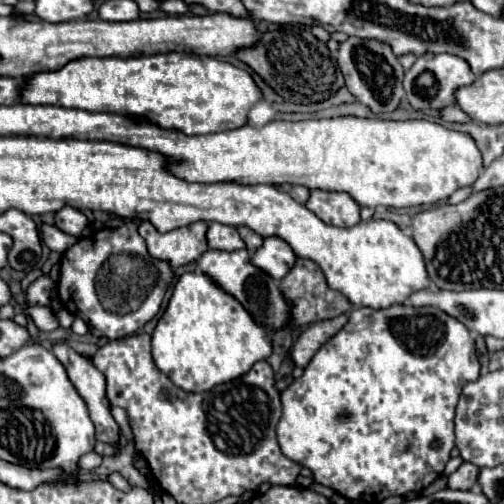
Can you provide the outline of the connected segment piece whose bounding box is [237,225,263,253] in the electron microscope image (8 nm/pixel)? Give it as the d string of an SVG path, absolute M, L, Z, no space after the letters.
M239 225L237 231L239 231L241 239L247 243L247 251L251 251L251 253L253 253L255 249L259 249L259 245L263 243L263 237L257 235L253 229L249 229L249 227L245 227L245 225Z

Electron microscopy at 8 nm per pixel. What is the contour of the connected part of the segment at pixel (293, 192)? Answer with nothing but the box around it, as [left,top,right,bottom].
[281,185,309,203]

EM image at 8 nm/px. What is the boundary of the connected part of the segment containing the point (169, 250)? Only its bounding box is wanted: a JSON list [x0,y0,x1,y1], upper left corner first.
[139,221,207,267]

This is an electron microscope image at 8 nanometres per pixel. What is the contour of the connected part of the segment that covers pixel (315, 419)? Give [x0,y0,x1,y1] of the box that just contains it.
[277,305,479,503]

